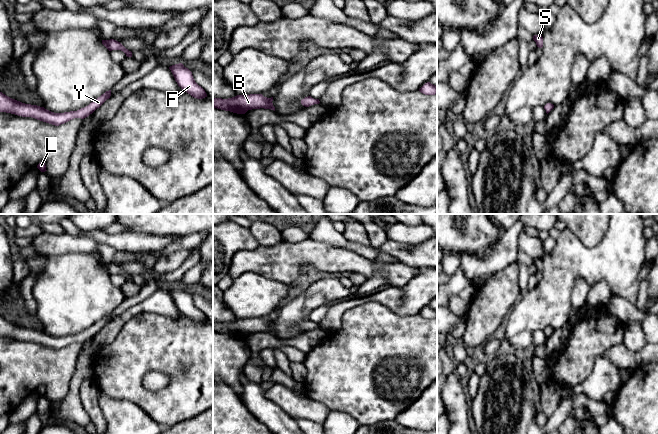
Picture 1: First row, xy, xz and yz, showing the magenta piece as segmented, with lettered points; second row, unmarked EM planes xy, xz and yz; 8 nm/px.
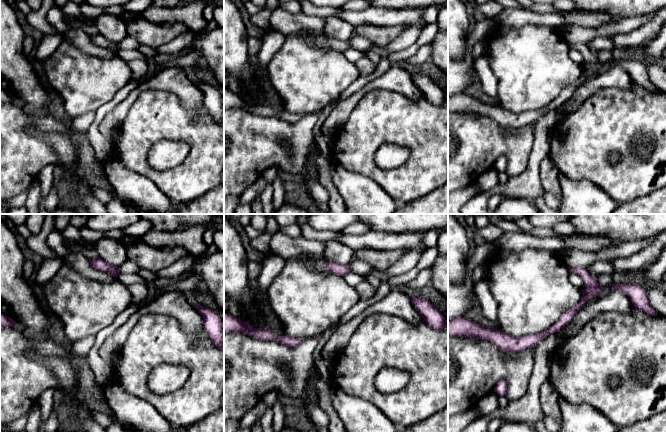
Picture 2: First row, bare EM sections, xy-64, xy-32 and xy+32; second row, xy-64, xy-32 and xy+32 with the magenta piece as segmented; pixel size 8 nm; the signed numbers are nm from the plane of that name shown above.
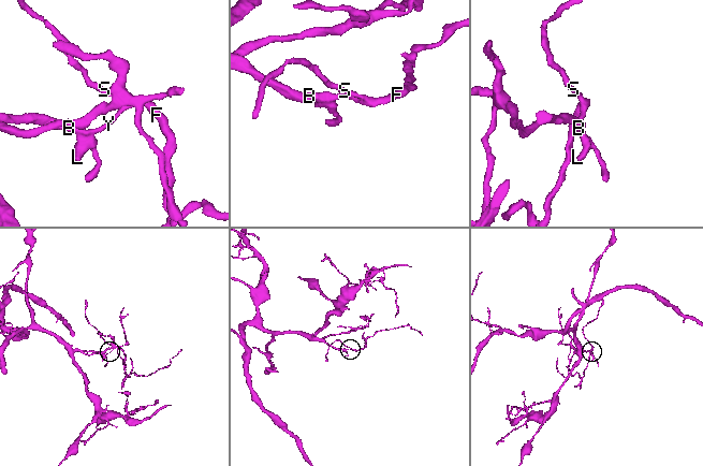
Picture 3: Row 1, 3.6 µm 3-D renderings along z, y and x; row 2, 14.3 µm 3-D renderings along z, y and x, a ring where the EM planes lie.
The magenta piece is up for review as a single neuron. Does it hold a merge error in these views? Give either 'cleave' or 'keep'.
keep

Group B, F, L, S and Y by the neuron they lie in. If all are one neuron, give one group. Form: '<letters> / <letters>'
B F L S Y

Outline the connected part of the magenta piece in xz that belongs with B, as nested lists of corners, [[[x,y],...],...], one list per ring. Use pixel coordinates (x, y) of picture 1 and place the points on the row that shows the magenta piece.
[[[262,94],[237,95],[228,99],[213,98],[213,107],[237,114],[245,114],[248,110],[260,108],[275,111],[272,101],[273,97],[267,98]]]

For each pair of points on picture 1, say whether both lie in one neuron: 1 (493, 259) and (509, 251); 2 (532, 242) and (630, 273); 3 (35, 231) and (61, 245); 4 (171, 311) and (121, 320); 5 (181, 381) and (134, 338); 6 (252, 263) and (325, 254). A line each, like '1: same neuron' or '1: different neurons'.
1: same neuron
2: different neurons
3: different neurons
4: same neuron
5: same neuron
6: same neuron

